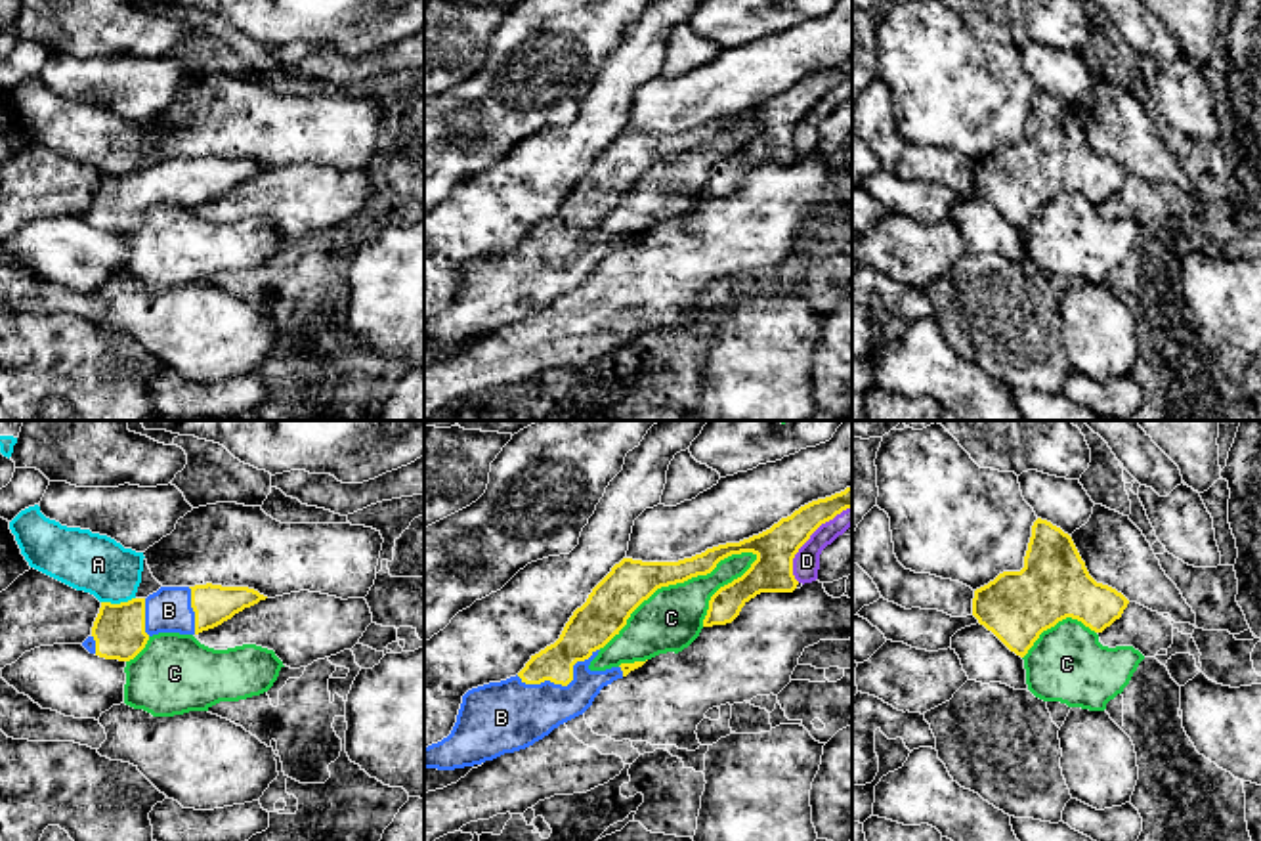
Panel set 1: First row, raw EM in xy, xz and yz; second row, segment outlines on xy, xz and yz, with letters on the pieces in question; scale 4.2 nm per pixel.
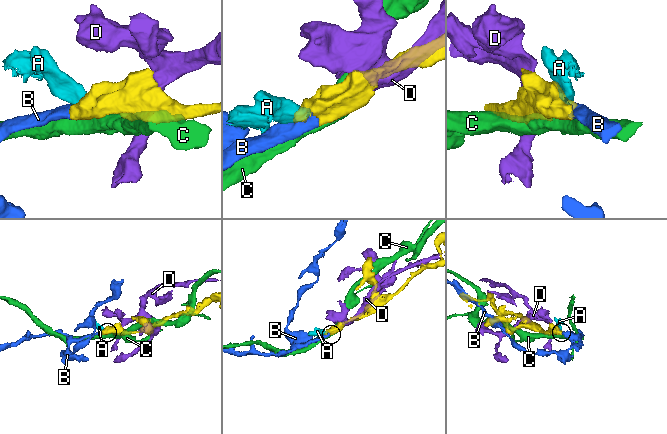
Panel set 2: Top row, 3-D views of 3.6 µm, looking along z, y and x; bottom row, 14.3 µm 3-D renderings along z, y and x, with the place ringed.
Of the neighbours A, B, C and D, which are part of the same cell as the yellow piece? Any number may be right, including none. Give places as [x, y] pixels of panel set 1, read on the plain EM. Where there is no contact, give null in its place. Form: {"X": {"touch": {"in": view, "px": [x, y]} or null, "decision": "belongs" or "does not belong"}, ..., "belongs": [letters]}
{"A": {"touch": {"in": "xy", "px": [117, 176]}, "decision": "does not belong"}, "B": {"touch": {"in": "xz", "px": [562, 257]}, "decision": "belongs"}, "C": {"touch": {"in": "xz", "px": [675, 155]}, "decision": "does not belong"}, "D": {"touch": {"in": "xz", "px": [809, 109]}, "decision": "does not belong"}, "belongs": ["B"]}

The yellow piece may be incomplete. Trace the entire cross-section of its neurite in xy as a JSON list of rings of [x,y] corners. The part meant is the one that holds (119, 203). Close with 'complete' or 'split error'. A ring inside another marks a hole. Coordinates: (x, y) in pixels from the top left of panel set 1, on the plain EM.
[[[206,155],[160,159],[147,170],[132,170],[120,176],[101,174],[92,206],[82,218],[105,231],[130,233],[153,206],[199,206],[266,170],[248,159]]] | split error

